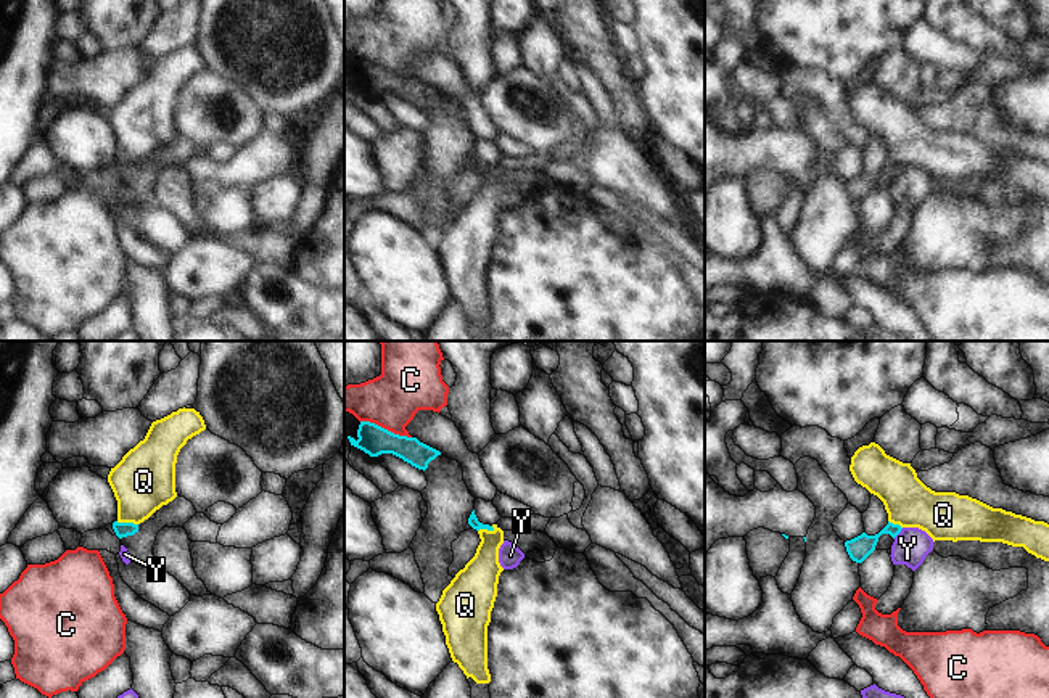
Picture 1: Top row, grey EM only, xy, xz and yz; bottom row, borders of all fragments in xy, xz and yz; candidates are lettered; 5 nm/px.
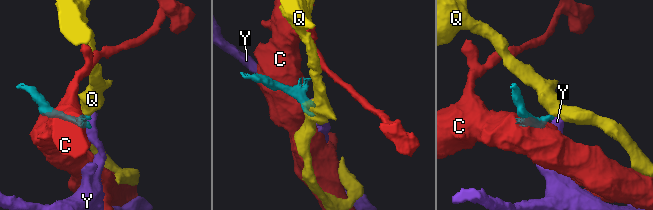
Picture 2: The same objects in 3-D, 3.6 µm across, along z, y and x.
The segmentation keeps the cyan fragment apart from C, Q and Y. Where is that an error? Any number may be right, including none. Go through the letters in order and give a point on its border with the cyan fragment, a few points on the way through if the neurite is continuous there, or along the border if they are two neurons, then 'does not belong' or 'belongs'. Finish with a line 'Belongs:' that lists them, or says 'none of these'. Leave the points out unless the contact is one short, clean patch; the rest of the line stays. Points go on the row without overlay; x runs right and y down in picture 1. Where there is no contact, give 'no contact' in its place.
C: xz (386, 69) | does not belong
Q: xy (127, 163) | along xy (116, 161), (132, 161), (137, 164) | does not belong
Y: yz (898, 172) | along yz (903, 168), (893, 177) | does not belong
Belongs: none of these

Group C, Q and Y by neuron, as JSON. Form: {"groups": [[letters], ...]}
{"groups": [["C"], ["Q"], ["Y"]]}

